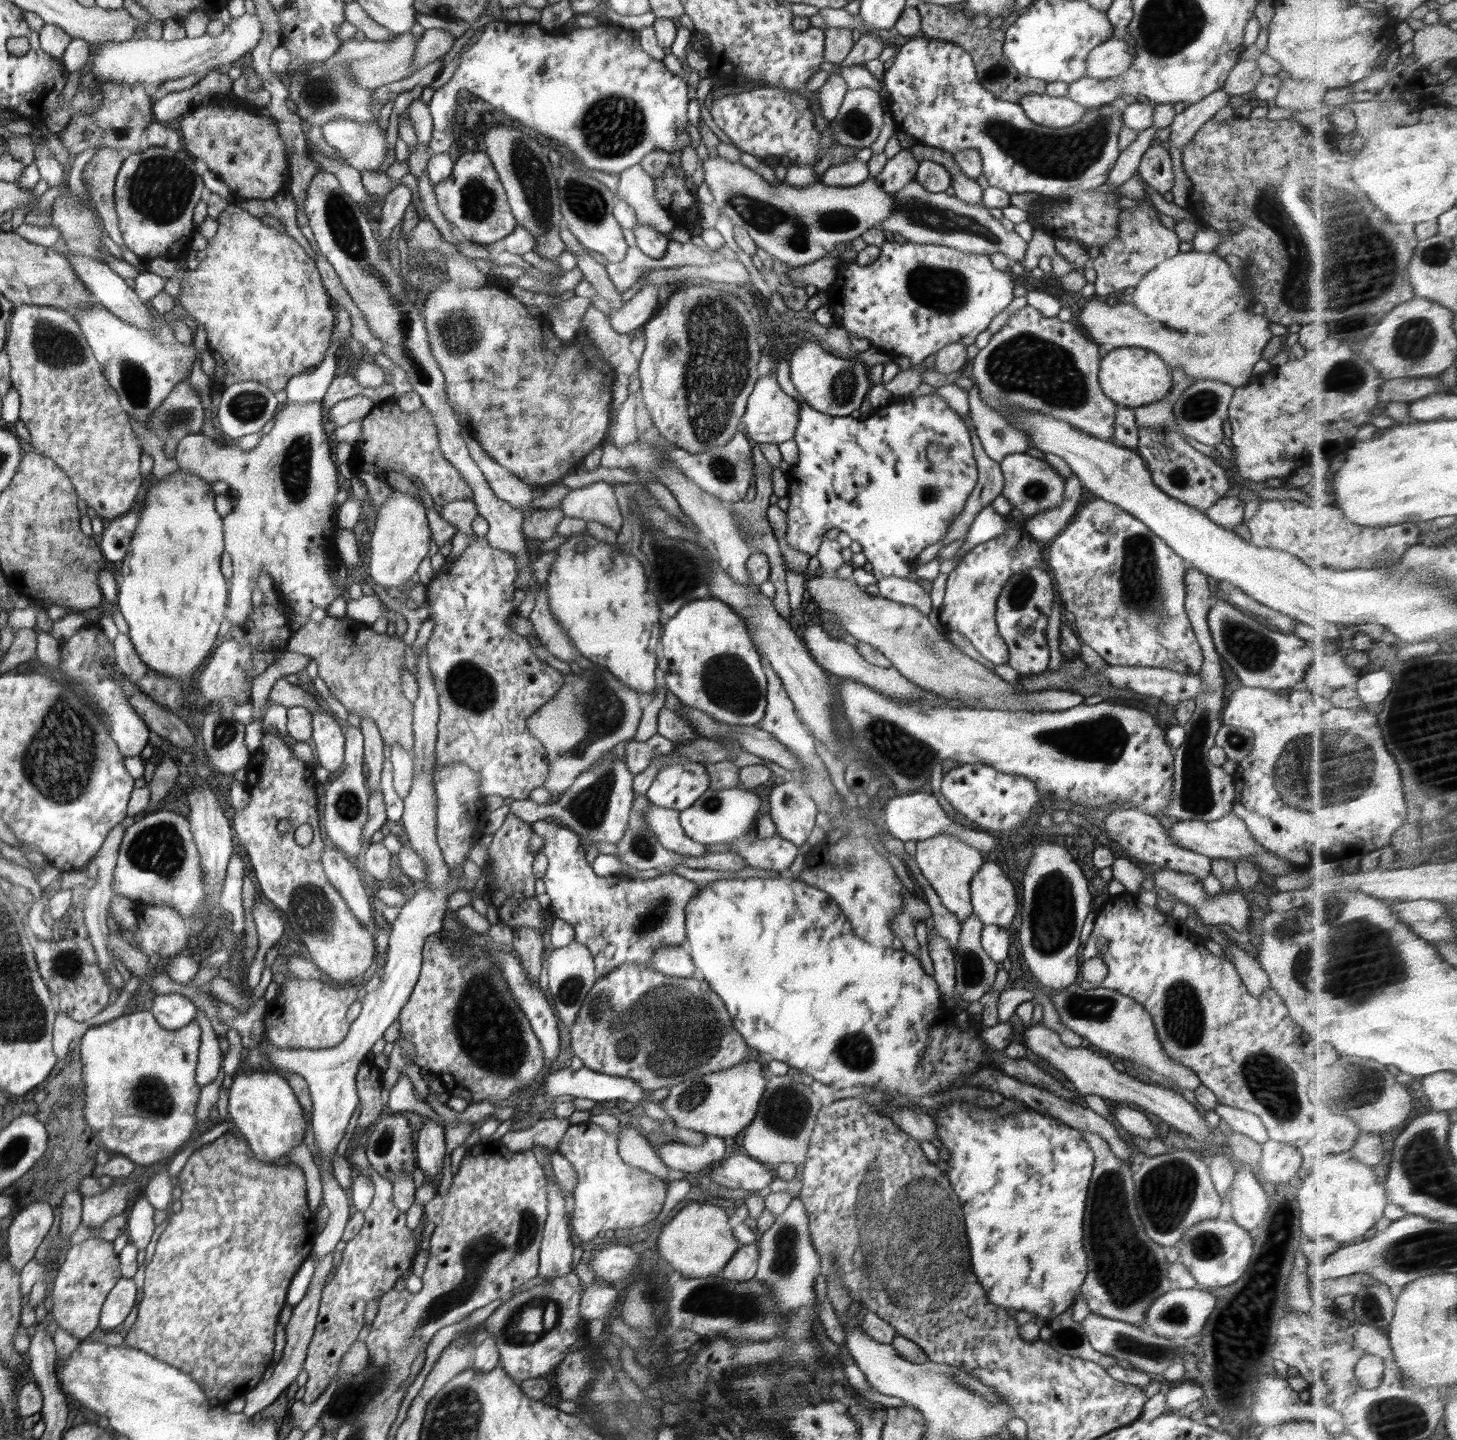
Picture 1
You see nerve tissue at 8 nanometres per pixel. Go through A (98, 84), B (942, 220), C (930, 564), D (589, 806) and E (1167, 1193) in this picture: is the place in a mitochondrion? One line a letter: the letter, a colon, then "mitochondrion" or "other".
A: other
B: mitochondrion
C: other
D: mitochondrion
E: mitochondrion

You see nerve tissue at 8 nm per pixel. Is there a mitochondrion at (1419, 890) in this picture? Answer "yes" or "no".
no

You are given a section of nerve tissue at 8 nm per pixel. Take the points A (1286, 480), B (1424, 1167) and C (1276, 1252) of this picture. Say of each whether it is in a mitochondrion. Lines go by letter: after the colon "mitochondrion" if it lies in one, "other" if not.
A: other
B: mitochondrion
C: other

